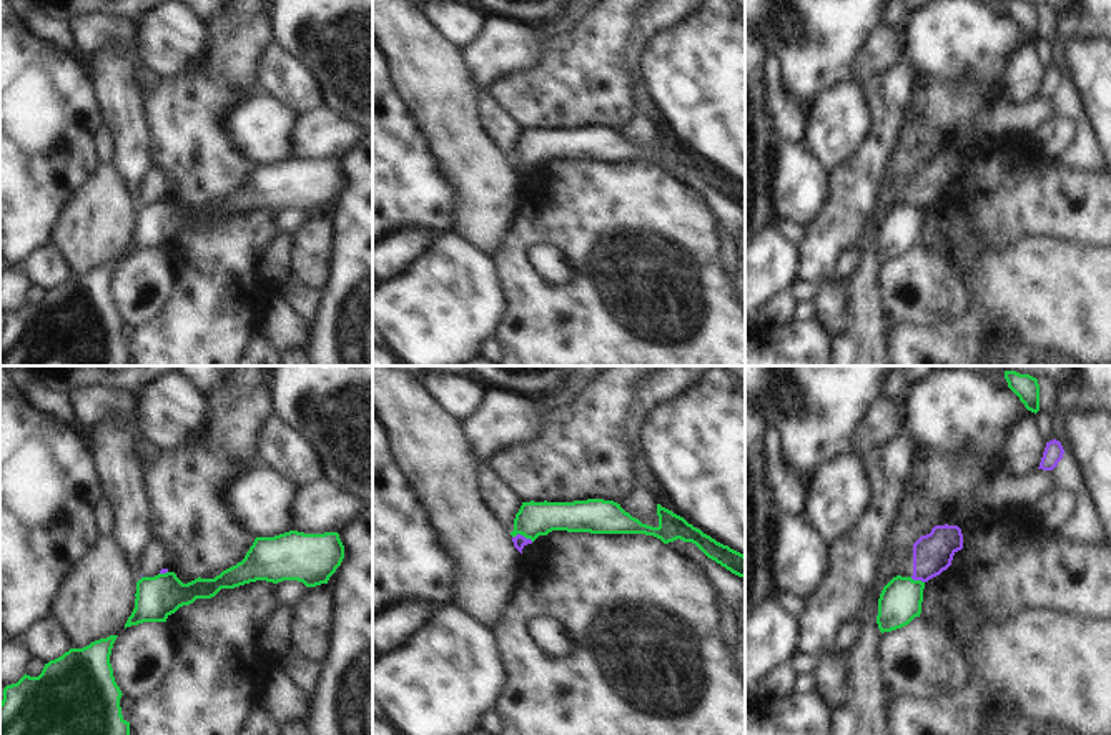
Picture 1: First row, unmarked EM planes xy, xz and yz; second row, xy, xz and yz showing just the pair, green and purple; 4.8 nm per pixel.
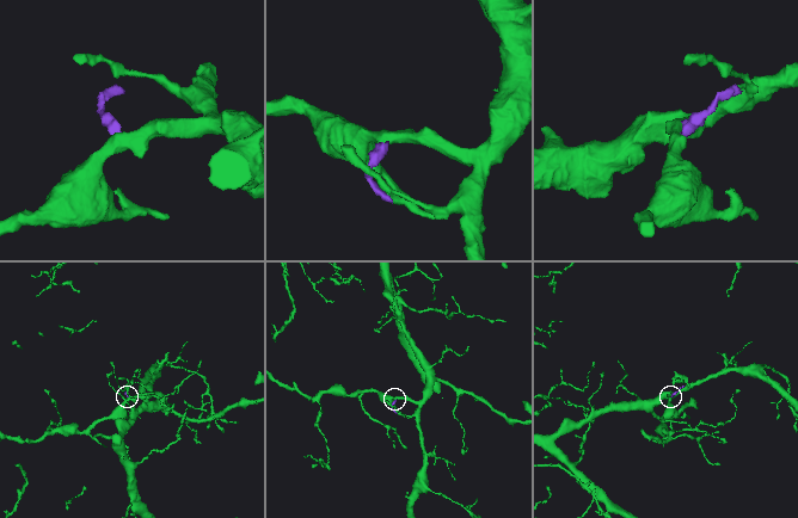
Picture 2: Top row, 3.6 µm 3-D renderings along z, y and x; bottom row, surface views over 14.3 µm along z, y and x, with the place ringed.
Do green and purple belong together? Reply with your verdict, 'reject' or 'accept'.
reject

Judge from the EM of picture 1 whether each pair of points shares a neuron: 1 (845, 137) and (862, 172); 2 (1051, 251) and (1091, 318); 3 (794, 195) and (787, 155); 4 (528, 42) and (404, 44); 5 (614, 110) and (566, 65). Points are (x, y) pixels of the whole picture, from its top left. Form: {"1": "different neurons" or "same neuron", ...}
{"1": "different neurons", "2": "same neuron", "3": "same neuron", "4": "different neurons", "5": "same neuron"}

